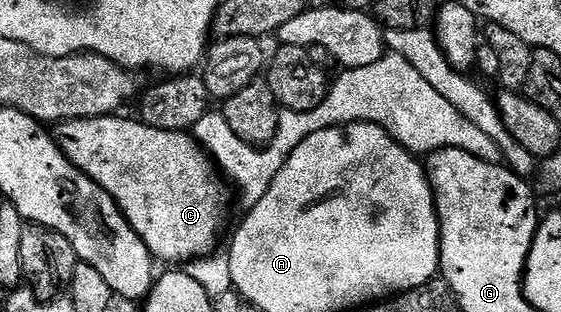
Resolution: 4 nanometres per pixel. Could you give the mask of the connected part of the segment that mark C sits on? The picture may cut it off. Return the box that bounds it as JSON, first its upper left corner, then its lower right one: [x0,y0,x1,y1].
[55,115,228,265]

